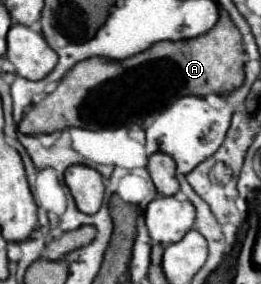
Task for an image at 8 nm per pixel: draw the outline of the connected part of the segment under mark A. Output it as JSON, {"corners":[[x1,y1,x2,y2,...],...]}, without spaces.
{"corners":[[220,18,212,30,192,40,160,42,126,58,88,58,78,62,42,102,32,106,18,124,22,134,50,134,64,128,120,128,140,124,148,114,162,110,180,96,228,94,244,84,244,46,230,18]]}

